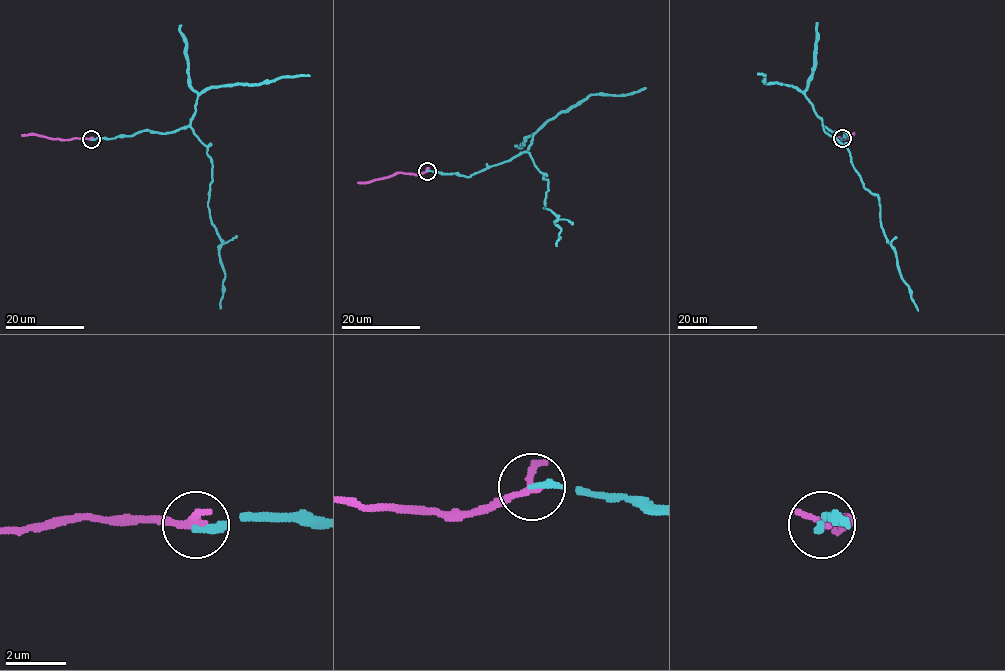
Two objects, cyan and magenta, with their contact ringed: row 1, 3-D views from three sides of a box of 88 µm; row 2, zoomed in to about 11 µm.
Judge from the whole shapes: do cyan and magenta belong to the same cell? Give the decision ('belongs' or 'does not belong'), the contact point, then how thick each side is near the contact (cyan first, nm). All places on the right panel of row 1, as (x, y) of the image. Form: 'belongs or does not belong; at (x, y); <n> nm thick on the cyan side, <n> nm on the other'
belongs; at (842, 138); 220 nm thick on the cyan side, 320 nm on the other

